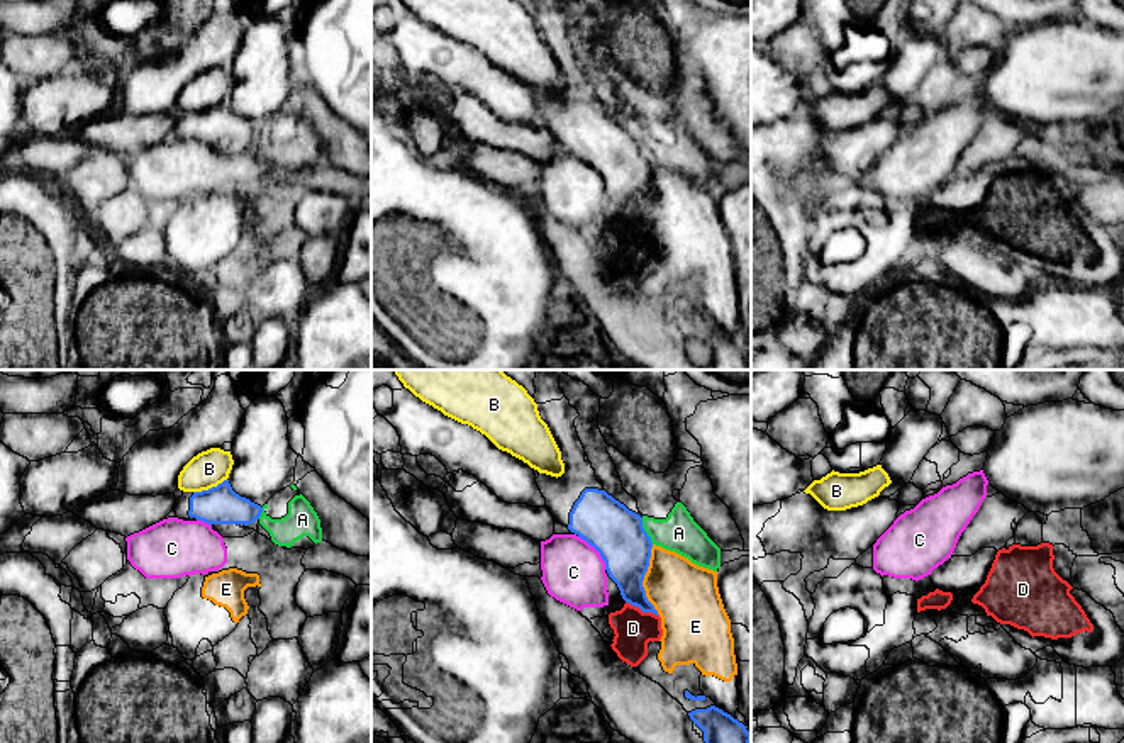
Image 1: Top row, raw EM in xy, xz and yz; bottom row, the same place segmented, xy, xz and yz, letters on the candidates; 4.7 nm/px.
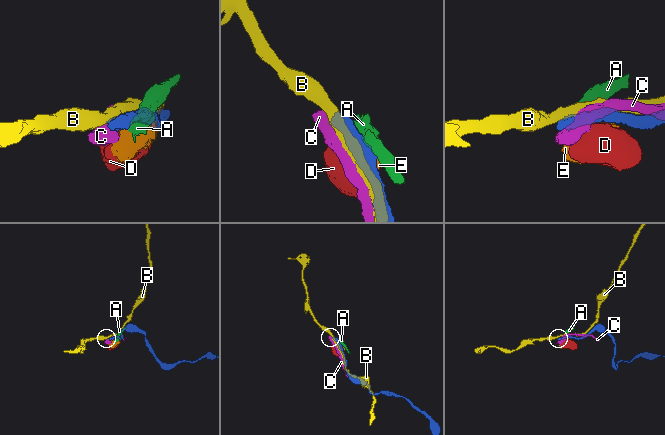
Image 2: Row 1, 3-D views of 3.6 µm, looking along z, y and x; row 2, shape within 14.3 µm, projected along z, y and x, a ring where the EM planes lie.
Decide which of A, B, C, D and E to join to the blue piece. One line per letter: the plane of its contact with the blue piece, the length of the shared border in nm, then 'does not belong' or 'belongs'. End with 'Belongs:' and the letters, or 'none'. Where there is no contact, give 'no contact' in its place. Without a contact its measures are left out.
A: meets blue in xz; contact 140 nm long; does not belong
B: meets blue in xy; contact 170 nm long; does not belong
C: meets blue in xz; contact 220 nm long; does not belong
D: meets blue in xz; contact 180 nm long; does not belong
E: meets blue in xz; contact 340 nm long; does not belong
Belongs: none

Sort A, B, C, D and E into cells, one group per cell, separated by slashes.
A / B / C / D E

